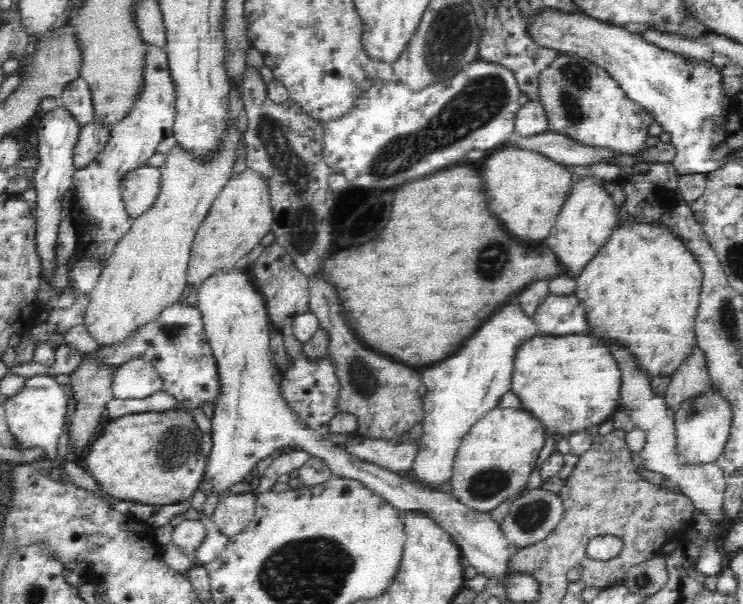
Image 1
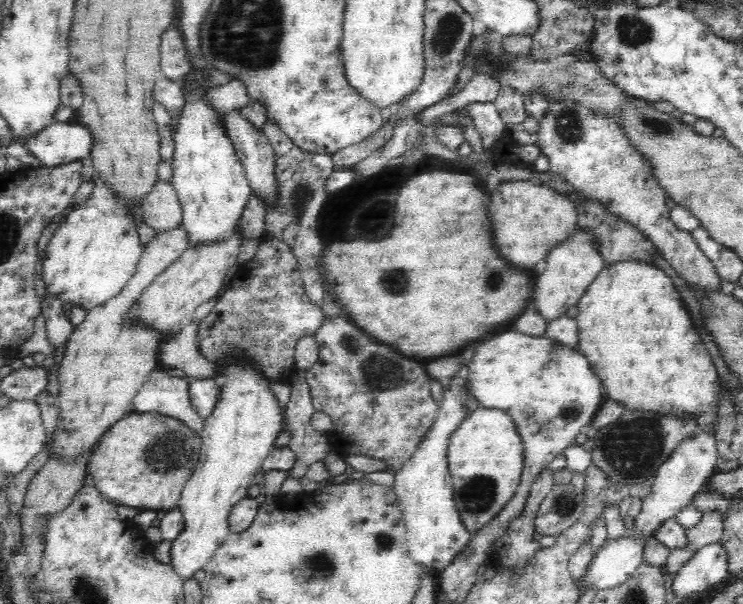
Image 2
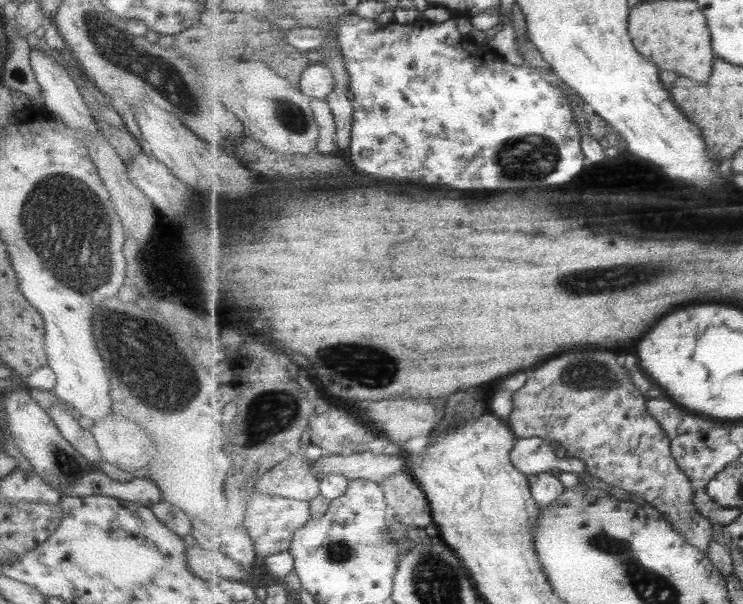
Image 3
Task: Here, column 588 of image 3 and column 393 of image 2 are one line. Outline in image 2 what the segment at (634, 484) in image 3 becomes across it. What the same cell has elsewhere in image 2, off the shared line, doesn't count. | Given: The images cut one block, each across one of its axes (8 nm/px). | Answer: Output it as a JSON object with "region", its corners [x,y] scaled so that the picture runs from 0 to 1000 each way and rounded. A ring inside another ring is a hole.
{"region":[[[462,513],[454,517],[454,522],[448,525],[439,523],[433,531],[433,536],[424,546],[424,565],[429,576],[428,596],[419,606],[412,616],[412,631],[417,637],[417,654],[420,654],[420,671],[427,680],[437,682],[444,687],[447,694],[447,709],[439,714],[436,720],[441,725],[444,743],[451,745],[462,757],[474,753],[493,753],[505,760],[522,763],[525,767],[525,781],[532,781],[552,758],[552,753],[557,748],[559,742],[568,725],[573,722],[573,714],[579,709],[580,699],[584,695],[588,684],[588,667],[581,652],[579,651],[579,636],[581,626],[577,623],[573,609],[568,609],[563,599],[557,596],[549,596],[544,589],[538,589],[536,583],[530,583],[528,576],[522,573],[511,573],[511,568],[506,568],[497,558],[487,545],[483,545],[476,538]]]}

